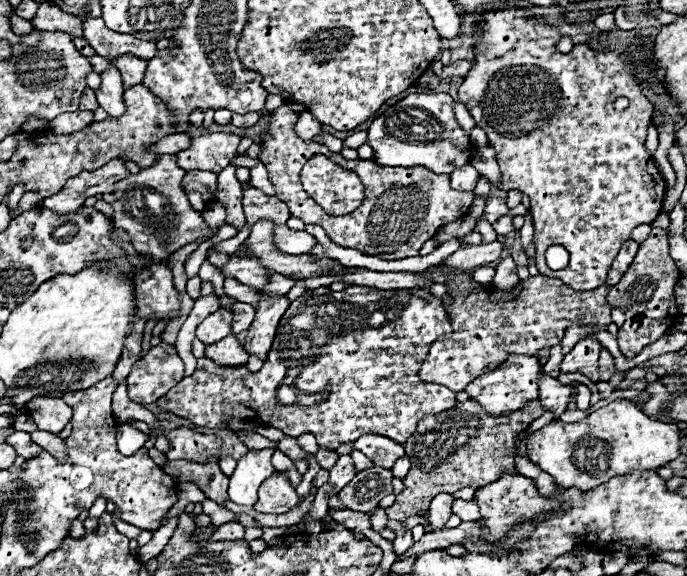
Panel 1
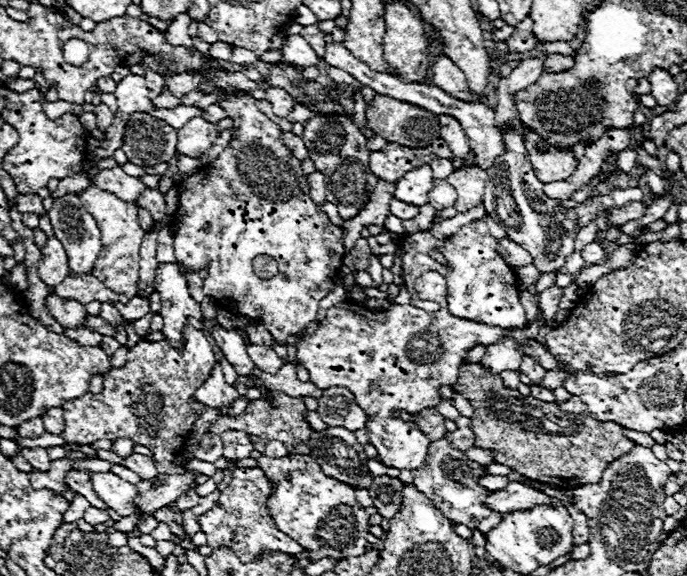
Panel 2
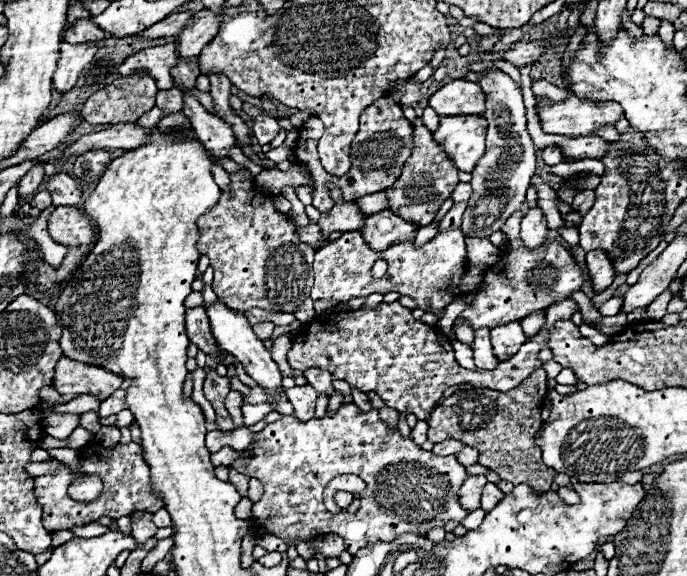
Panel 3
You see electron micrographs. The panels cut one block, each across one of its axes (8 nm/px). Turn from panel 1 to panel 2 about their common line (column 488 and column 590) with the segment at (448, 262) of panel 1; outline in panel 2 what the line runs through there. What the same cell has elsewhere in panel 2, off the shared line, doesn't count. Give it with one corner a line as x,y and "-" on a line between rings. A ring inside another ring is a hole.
592,242
592,244
588,244
582,250
582,258
588,260
588,262
592,262
592,264
598,264
598,262
602,262
606,258
606,252
602,246
598,246
596,242

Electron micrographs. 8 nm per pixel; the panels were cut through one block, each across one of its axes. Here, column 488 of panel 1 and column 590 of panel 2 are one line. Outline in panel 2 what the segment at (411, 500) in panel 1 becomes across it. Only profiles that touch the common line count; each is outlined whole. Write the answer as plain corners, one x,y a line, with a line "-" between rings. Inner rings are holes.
462,364
460,376
456,382
456,392
460,392
474,408
472,416
472,432
476,436
474,446
482,450
494,450
496,462
512,468
524,478
538,480
544,484
560,486
562,490
572,490
580,484
596,484
604,472
604,468
634,448
634,442
622,436
622,430
616,422
598,422
590,416
588,408
580,398
570,398
568,402
542,402
534,396
522,396
518,390
510,390
502,384
498,374
486,372
480,364

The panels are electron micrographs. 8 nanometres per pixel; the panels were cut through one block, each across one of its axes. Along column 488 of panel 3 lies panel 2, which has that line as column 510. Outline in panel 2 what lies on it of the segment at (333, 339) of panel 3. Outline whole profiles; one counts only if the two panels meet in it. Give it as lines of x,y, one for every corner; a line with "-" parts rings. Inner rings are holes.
506,370
500,374
500,378
502,378
502,382
504,382
504,386
506,386
506,388
512,388
512,390
516,390
520,383
520,372

